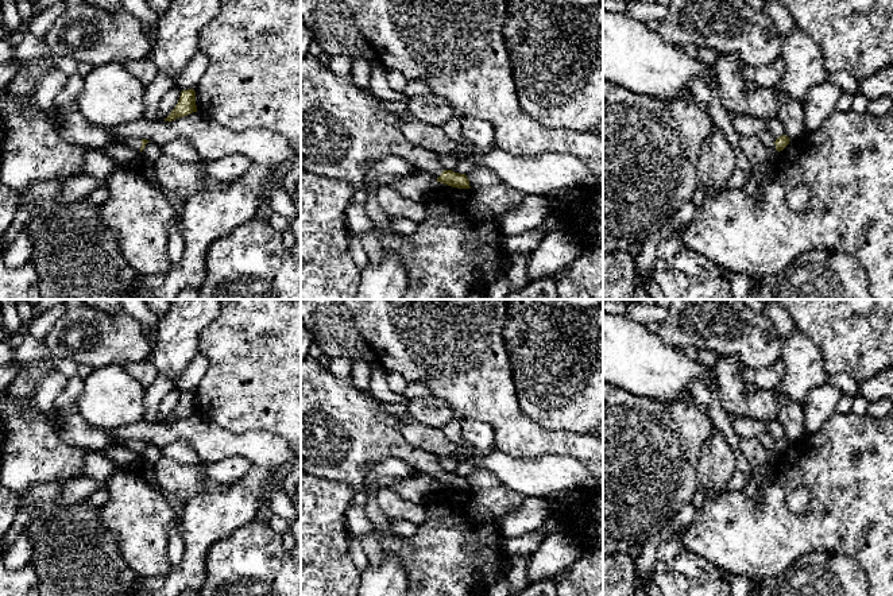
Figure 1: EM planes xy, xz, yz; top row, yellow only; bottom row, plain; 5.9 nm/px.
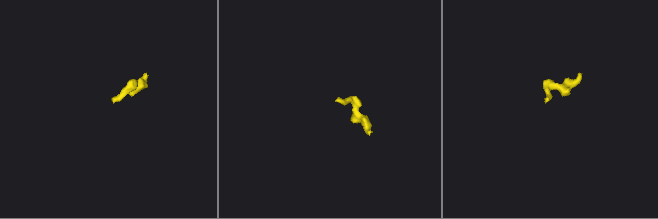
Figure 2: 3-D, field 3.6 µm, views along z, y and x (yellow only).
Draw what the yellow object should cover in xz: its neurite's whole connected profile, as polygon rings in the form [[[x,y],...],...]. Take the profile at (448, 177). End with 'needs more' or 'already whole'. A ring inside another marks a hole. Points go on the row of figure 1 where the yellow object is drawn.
[[[318,58],[301,59],[301,170],[363,187],[366,173],[388,155],[406,159],[415,170],[432,173],[437,182],[471,189],[465,174],[445,170],[437,155],[415,147],[401,129],[401,113],[380,105],[370,89],[357,86],[352,76],[337,76]]]; needs more

